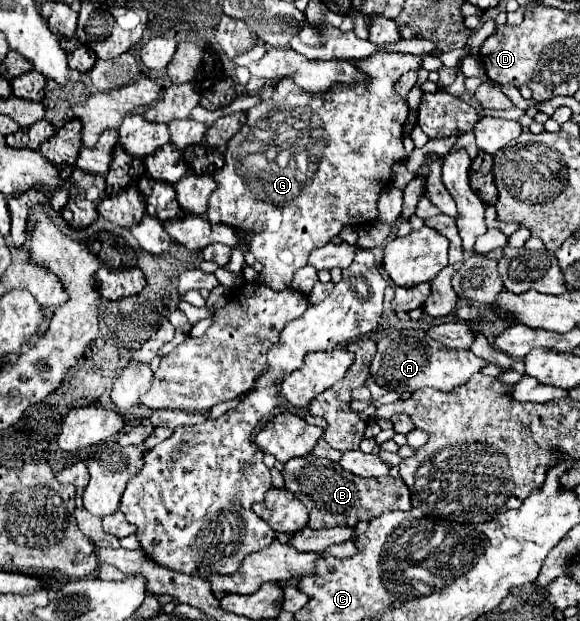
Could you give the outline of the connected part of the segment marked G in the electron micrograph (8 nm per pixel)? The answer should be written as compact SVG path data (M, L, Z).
M376 52L372 56L368 56L366 60L354 60L352 64L364 74L362 80L354 82L354 84L336 84L334 88L330 88L328 92L304 92L298 84L294 84L292 78L282 78L278 84L276 84L276 90L274 90L274 96L268 100L268 102L260 102L256 106L252 106L246 116L246 124L242 126L242 130L230 138L228 142L228 148L224 152L224 168L220 168L220 172L214 174L214 178L218 180L218 188L216 192L212 192L210 200L208 200L208 212L206 212L206 218L212 220L212 222L224 222L224 224L232 224L234 228L240 230L240 234L246 236L248 244L250 244L250 252L256 256L256 260L264 266L264 270L260 272L260 280L280 292L280 290L286 290L292 286L292 280L294 280L294 274L308 264L308 256L314 248L320 248L324 244L330 242L332 236L336 236L344 226L360 226L364 222L370 222L378 216L378 208L376 208L376 202L378 202L378 196L382 194L384 188L388 188L390 184L390 168L396 160L404 160L406 158L406 152L404 152L404 146L402 146L402 126L408 118L408 104L406 100L400 95L396 94L393 85L402 74L410 72L410 70L420 70L422 66L422 60L424 60L424 54L420 56L414 56L414 54L400 54L400 52Z

